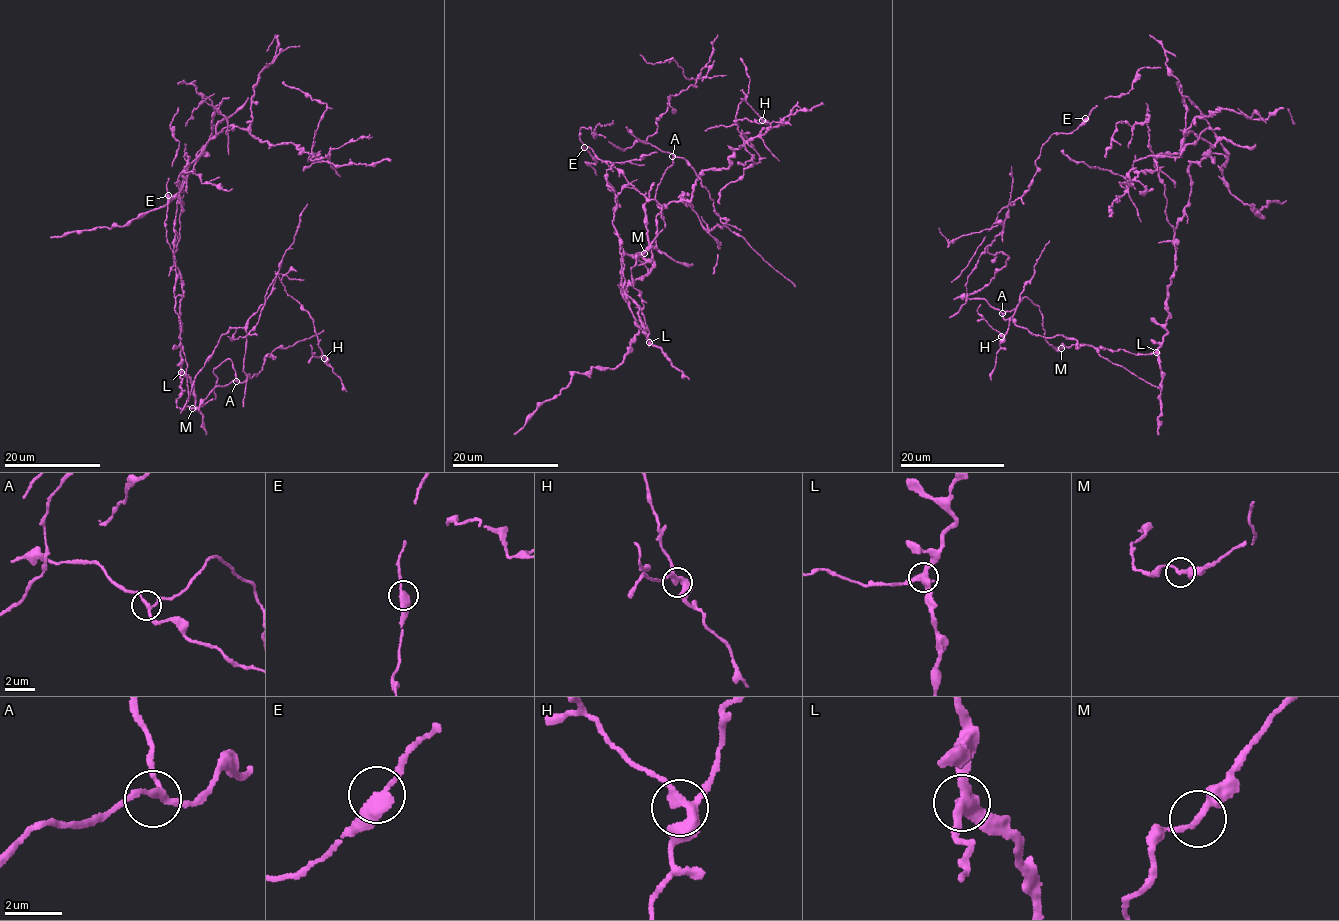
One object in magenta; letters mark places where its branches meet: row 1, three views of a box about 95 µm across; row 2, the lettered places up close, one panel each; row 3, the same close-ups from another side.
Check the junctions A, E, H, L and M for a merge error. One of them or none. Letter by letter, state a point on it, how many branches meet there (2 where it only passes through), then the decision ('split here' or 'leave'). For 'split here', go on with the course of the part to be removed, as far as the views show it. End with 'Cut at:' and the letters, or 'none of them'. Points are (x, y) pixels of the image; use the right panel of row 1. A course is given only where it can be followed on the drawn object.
A: (1002, 313) | 3 | leave
E: (1085, 118) | 2 | leave
H: (1001, 336) | 3 | leave
L: (1156, 352) | 3 | split here
M: (1061, 348) | 2 | leave
Cut at: L

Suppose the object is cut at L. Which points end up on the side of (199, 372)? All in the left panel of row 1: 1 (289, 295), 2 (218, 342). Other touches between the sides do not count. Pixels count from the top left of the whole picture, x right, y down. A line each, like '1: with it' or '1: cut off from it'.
1: cut off from it
2: with it

